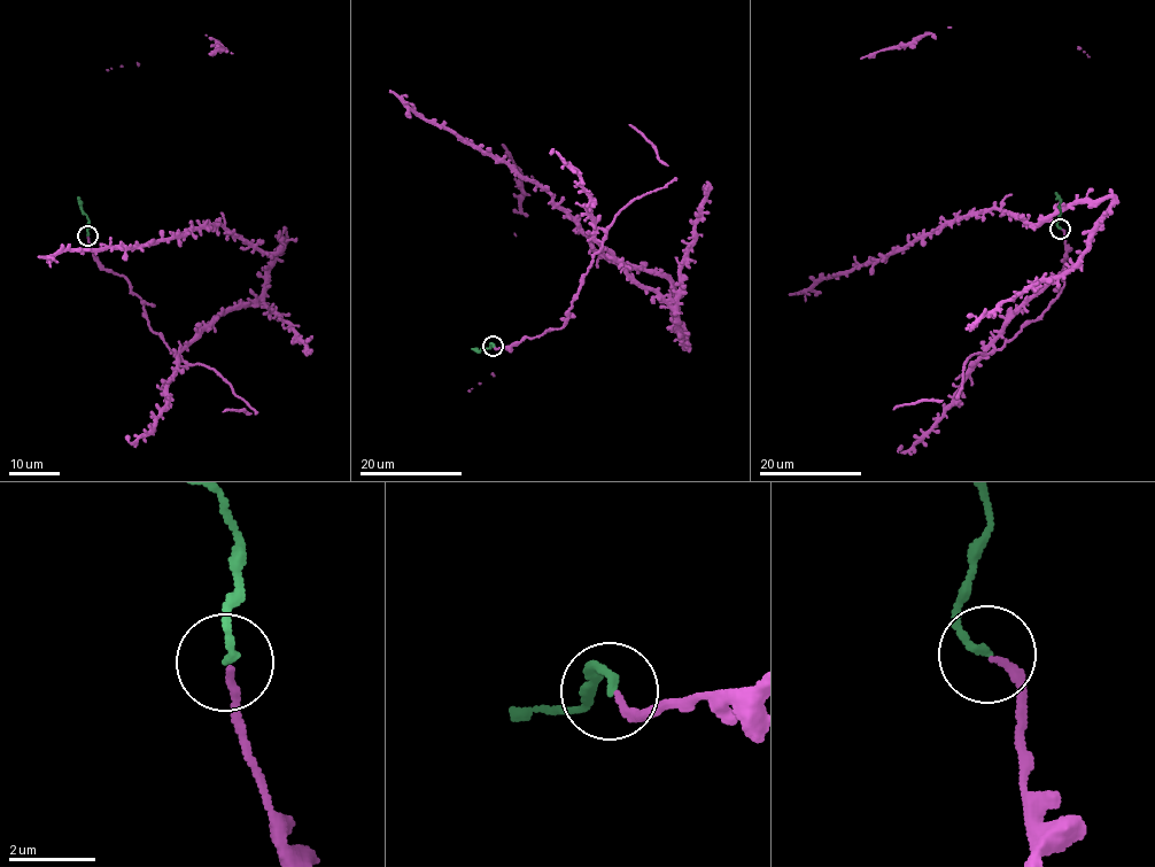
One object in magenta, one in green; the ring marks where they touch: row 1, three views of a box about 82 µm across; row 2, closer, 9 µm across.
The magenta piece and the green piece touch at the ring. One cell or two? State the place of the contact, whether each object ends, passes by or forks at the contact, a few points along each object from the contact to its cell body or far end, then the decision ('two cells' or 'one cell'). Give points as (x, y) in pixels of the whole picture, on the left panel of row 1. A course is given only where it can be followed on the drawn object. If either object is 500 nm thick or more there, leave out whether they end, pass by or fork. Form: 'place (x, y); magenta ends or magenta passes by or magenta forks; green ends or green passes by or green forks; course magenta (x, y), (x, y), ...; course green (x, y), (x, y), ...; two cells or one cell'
place (87, 235); magenta ends; green ends; course magenta (87, 235), (180, 361), (219, 315), (261, 293), (287, 238), (261, 252), (215, 223), (144, 246), (38, 256); course green (87, 235), (88, 221), (77, 196); one cell

